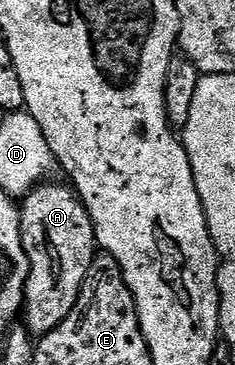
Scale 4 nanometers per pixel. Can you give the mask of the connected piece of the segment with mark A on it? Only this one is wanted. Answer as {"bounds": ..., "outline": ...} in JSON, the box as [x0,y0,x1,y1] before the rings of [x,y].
{"bounds":[21,183,97,339],"outline":[[[55,183],[36,185],[21,201],[21,224],[24,238],[29,239],[25,248],[27,261],[31,264],[31,270],[27,273],[27,285],[23,288],[21,321],[27,332],[35,339],[53,332],[71,314],[87,278],[87,268],[97,255],[95,228],[87,208],[66,184],[65,186],[51,184]]]}

